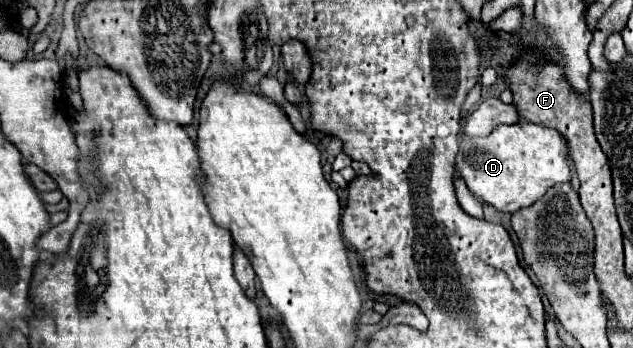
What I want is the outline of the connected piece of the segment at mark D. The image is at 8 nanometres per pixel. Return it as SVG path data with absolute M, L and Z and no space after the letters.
M521 119L515 125L501 125L487 137L473 137L473 139L463 137L459 145L455 169L463 175L469 191L475 197L481 197L483 201L505 213L515 213L521 207L533 205L537 199L545 195L549 187L557 183L571 183L573 177L569 167L569 147L565 143L565 137L561 137L559 131L535 123L527 123L525 119Z

